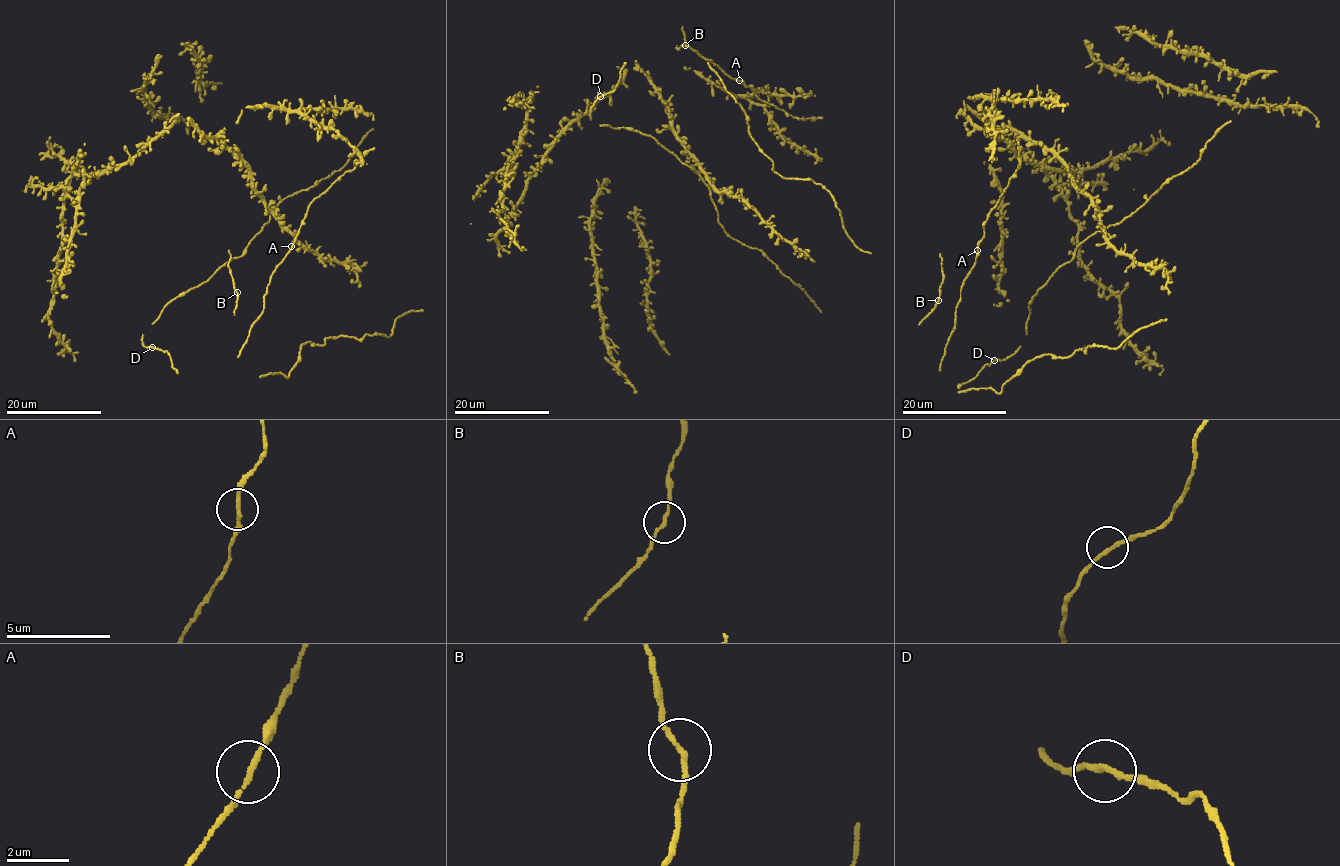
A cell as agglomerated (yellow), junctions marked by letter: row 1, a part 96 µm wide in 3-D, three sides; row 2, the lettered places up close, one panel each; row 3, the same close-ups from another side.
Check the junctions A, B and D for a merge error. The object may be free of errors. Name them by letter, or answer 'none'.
none

